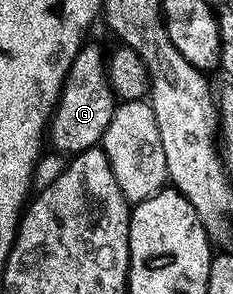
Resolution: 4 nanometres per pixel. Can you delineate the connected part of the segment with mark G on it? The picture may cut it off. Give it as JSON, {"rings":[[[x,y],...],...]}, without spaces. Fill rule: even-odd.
{"rings":[[[91,43],[81,45],[74,63],[70,63],[70,71],[60,88],[60,98],[56,101],[46,130],[51,148],[65,155],[97,148],[103,142],[106,127],[110,127],[117,104],[118,99],[112,94],[108,82],[105,54],[100,54],[99,47]]]}

